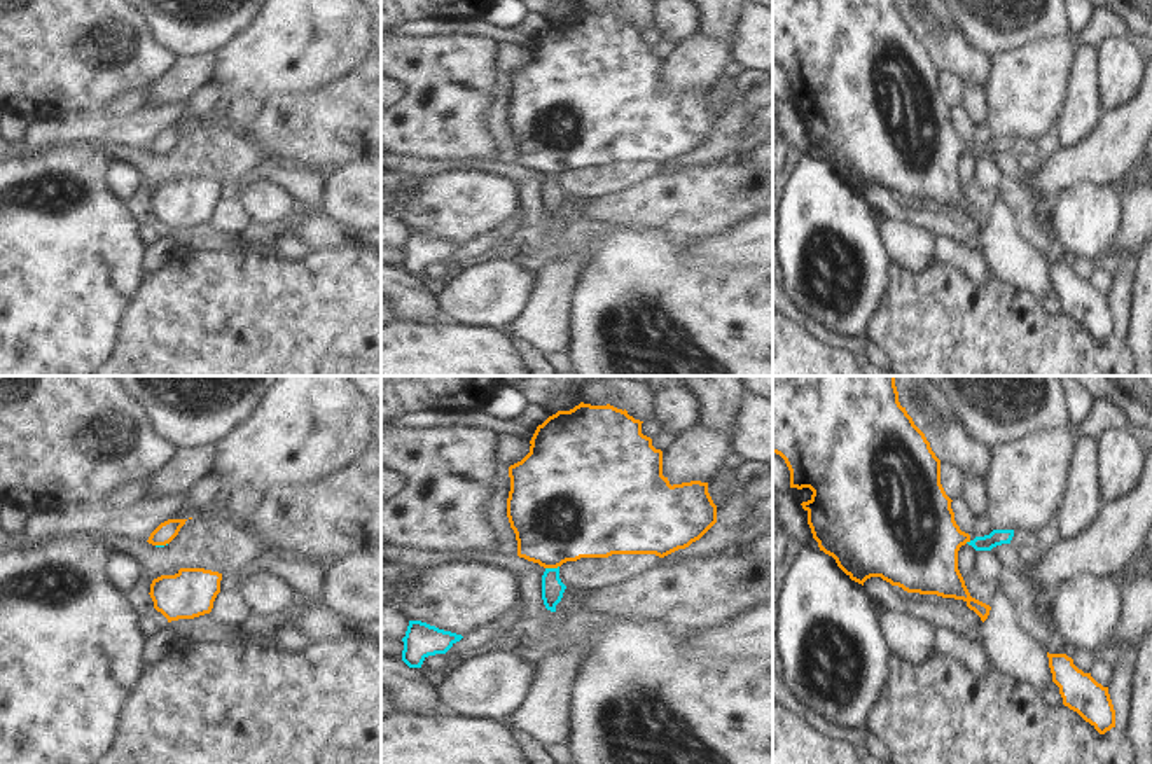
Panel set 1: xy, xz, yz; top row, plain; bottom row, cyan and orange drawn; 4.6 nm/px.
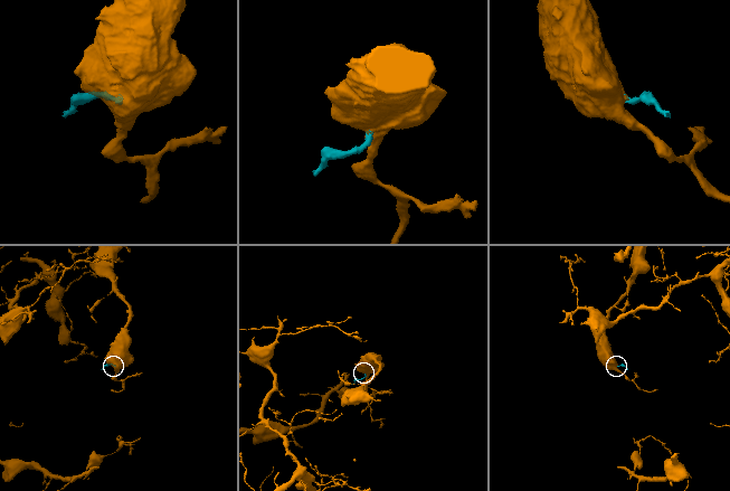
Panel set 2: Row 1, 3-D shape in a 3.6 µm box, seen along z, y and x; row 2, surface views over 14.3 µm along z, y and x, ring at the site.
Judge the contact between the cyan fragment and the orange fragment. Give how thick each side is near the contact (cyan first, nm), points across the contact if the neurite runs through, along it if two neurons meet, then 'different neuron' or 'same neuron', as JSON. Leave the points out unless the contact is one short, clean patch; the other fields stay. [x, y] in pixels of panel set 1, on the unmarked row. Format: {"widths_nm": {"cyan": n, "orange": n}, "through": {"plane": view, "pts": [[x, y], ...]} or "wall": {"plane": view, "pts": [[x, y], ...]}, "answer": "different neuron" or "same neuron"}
{"widths_nm": {"cyan": 100, "orange": 420}, "through": {"plane": "xz", "pts": [[553, 196], [551, 177], [558, 125]]}, "answer": "same neuron"}

